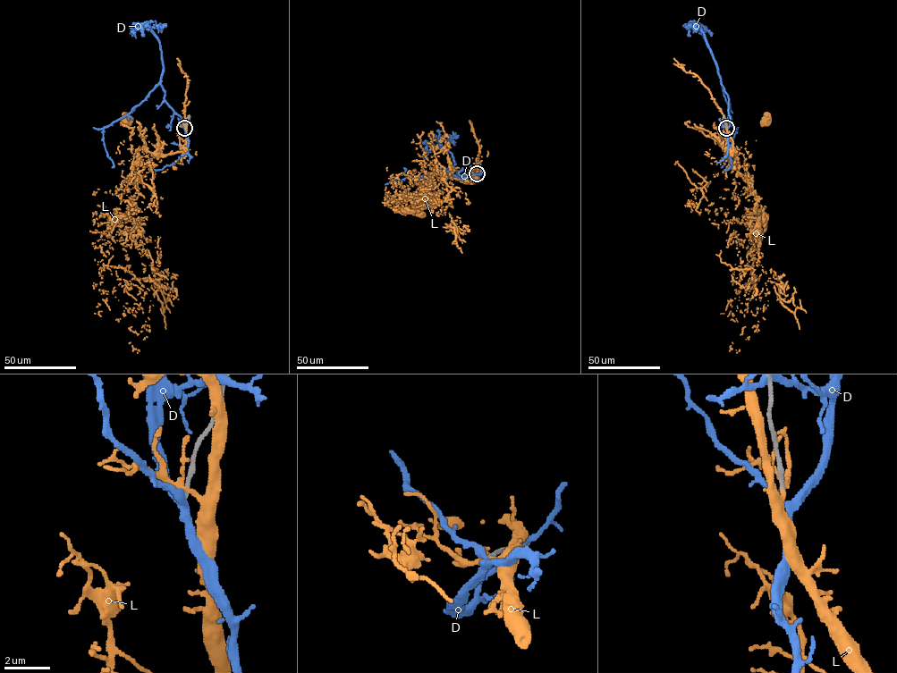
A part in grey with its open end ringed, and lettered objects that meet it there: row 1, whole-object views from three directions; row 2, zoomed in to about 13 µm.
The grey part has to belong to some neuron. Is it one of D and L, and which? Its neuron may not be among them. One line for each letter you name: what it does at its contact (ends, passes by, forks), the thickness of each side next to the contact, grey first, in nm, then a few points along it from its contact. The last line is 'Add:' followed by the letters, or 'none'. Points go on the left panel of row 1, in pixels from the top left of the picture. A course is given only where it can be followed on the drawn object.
Add: none

